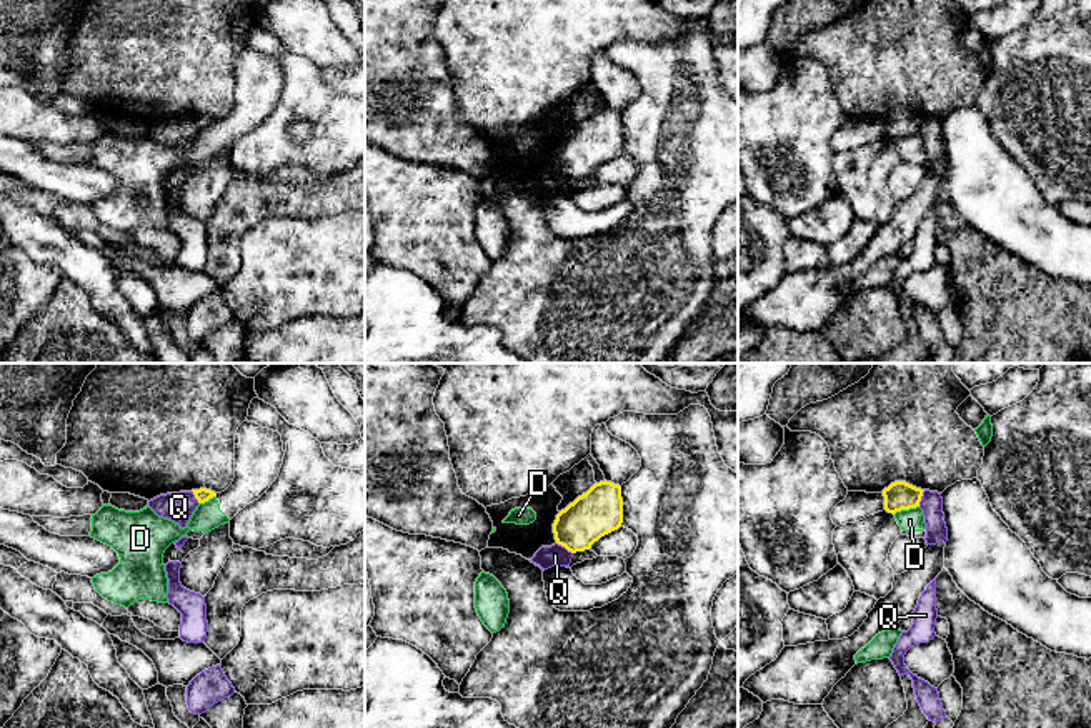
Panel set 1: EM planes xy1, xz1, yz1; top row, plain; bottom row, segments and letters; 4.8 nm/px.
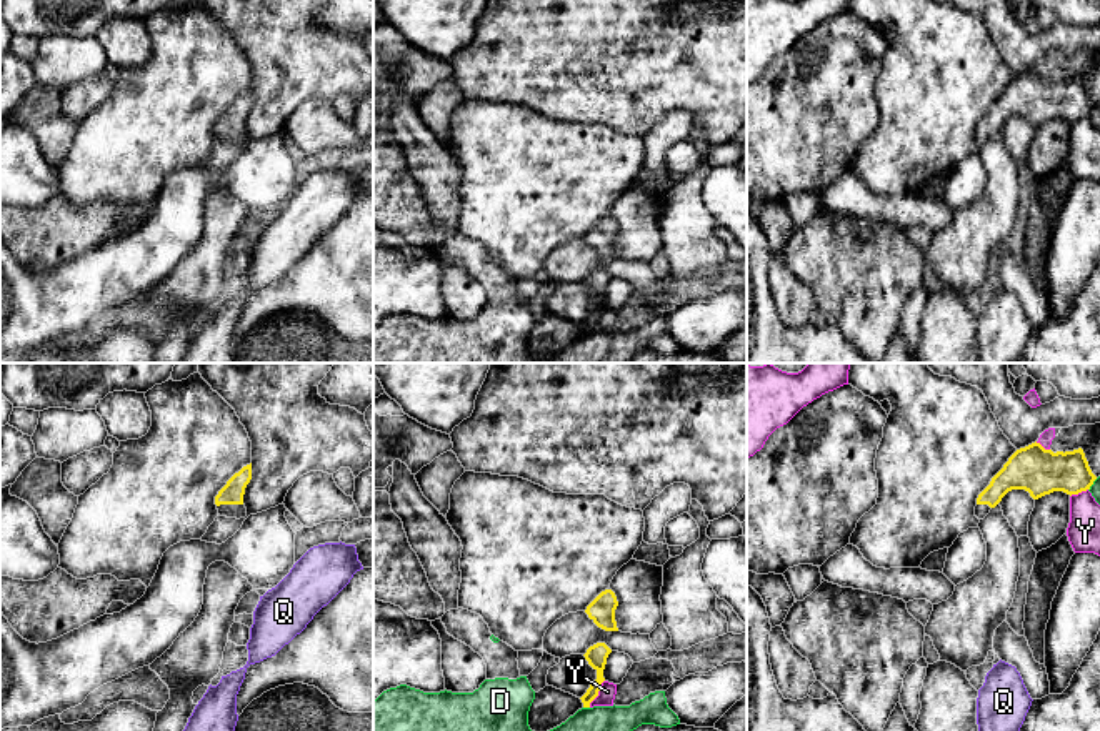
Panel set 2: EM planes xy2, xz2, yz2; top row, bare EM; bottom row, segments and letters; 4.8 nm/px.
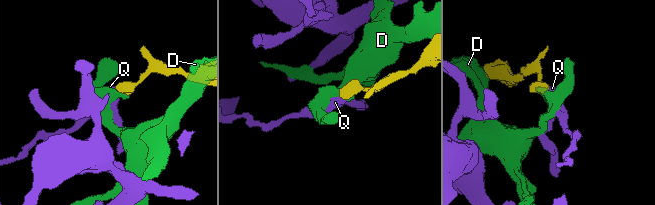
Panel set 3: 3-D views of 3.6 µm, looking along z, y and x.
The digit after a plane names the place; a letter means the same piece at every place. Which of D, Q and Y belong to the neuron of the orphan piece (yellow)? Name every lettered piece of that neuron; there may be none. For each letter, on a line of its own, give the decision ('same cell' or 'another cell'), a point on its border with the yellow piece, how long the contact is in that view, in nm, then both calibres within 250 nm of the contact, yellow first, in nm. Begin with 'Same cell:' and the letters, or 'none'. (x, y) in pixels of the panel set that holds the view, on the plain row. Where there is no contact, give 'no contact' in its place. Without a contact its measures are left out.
Same cell: none
D: another cell; contact yz1 (905, 135); length 130 nm; calibres 140 and 110 nm
Q: another cell; contact xz1 (565, 174); length 100 nm; calibres 220 and 110 nm
Y: another cell; contact xz2 (597, 320); length 150 nm; calibres 100 and 80 nm

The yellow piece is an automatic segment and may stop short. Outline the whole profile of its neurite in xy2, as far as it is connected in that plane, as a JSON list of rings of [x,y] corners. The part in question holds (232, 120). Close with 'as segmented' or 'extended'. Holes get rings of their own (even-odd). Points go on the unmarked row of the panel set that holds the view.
[[[252,90],[235,100],[227,112],[215,123],[215,132],[220,143],[245,145],[247,135],[243,132],[245,115],[252,107]]] | extended

